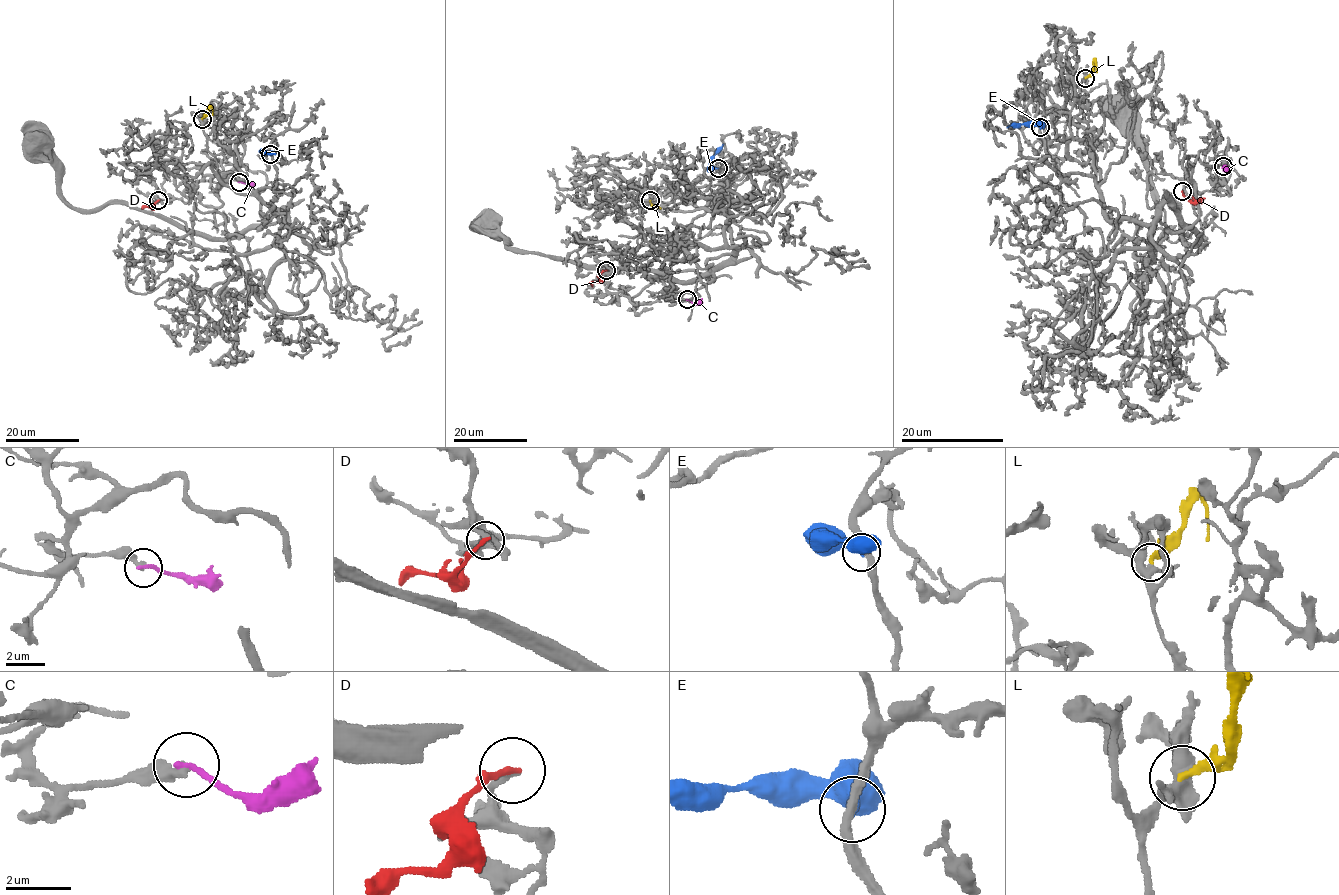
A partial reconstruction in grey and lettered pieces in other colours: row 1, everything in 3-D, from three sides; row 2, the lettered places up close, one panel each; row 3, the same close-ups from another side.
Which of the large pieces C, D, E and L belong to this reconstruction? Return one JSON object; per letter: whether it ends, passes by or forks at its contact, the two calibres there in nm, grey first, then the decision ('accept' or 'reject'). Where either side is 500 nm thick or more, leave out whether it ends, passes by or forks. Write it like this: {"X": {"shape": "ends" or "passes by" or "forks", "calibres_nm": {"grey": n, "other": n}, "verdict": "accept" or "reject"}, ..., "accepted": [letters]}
{"C": {"shape": "ends", "calibres_nm": {"grey": 300, "other": 200}, "verdict": "reject"}, "D": {"shape": "ends", "calibres_nm": {"grey": 200, "other": 190}, "verdict": "reject"}, "E": {"shape": "ends", "calibres_nm": {"grey": 320, "other": 240}, "verdict": "reject"}, "L": {"shape": "ends", "calibres_nm": {"grey": 400, "other": 220}, "verdict": "reject"}, "accepted": []}

